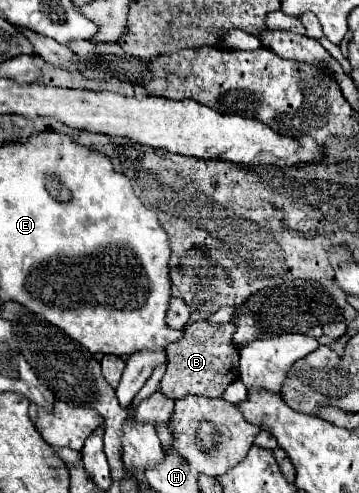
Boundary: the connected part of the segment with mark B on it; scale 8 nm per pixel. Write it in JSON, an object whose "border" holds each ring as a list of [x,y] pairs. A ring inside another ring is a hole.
{"border":[[[195,321],[187,325],[183,339],[167,347],[167,371],[161,379],[161,391],[171,399],[185,395],[219,397],[239,377],[239,349],[231,339],[233,333],[233,323]]]}

